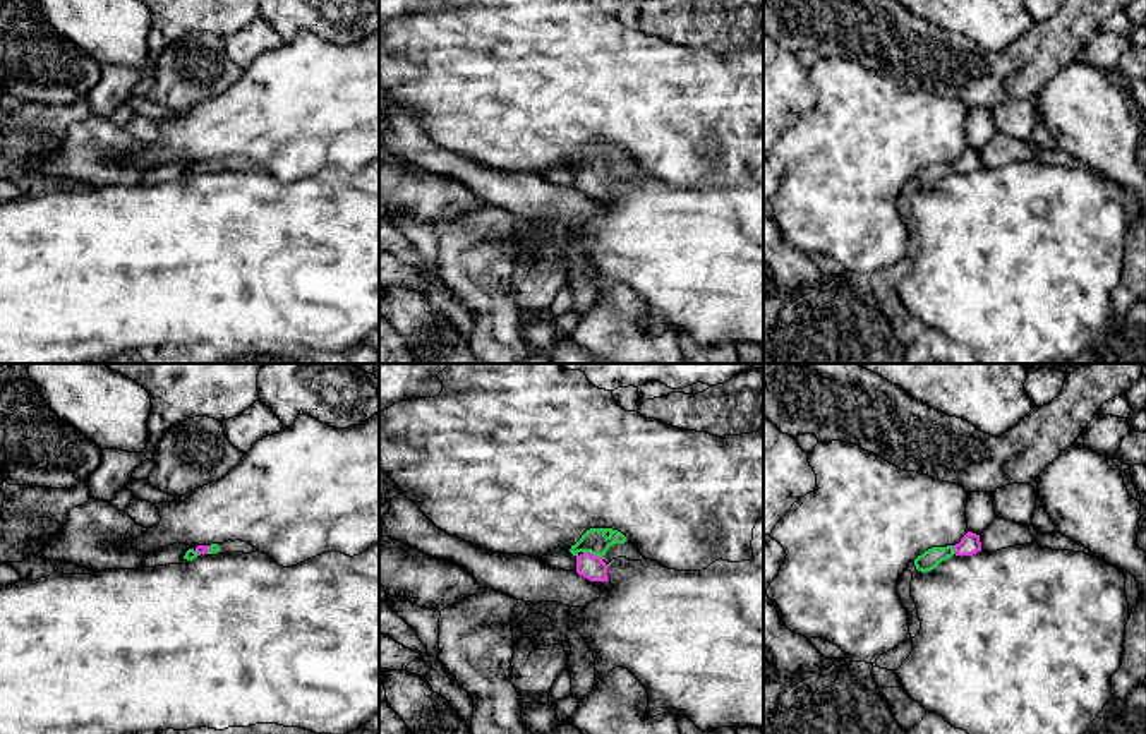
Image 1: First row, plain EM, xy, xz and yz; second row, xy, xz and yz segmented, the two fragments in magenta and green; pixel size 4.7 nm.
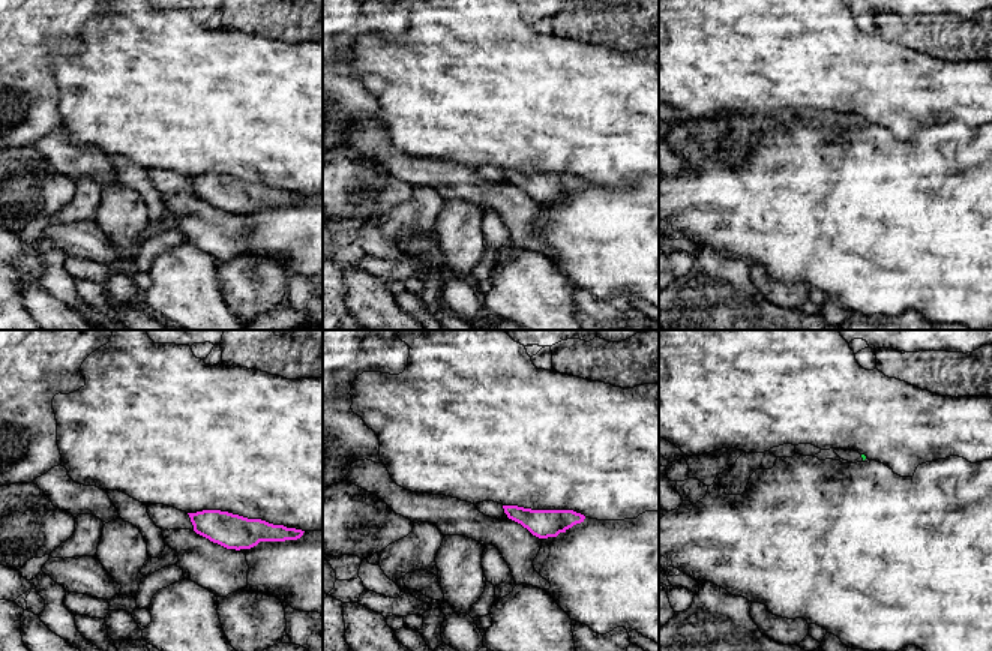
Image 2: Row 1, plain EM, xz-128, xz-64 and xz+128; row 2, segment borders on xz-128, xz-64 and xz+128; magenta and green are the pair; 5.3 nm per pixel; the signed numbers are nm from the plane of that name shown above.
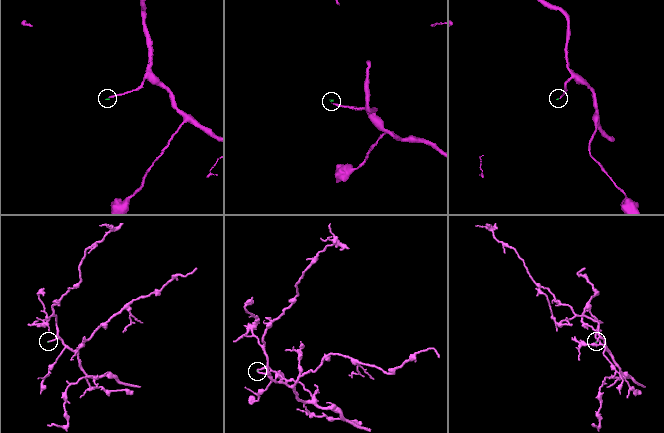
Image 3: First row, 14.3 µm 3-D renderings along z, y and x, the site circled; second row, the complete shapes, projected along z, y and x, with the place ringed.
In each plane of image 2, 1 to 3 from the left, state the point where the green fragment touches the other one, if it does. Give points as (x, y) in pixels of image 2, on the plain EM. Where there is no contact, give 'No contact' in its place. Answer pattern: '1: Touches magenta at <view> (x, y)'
1: No contact
2: No contact
3: No contact

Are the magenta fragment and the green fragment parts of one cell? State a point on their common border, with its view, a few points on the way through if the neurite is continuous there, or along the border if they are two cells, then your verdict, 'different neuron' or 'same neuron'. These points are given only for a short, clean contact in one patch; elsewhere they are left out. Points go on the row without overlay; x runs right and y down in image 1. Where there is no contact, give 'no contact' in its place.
meets magenta in xz at (592, 170); runs through xz (591, 182), (592, 170), (594, 156); same neuron

